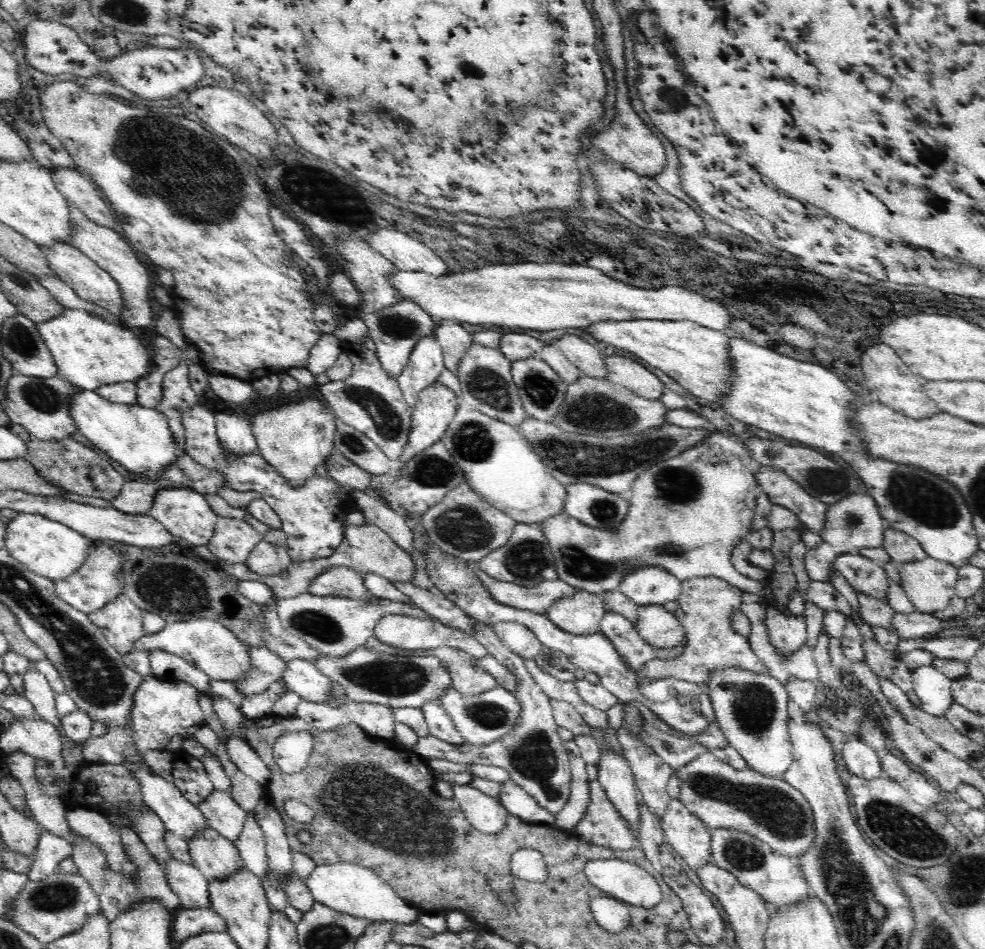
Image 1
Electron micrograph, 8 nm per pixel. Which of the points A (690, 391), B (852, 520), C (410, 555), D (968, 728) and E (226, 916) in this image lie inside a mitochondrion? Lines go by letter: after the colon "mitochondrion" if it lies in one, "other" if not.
A: other
B: mitochondrion
C: other
D: other
E: other

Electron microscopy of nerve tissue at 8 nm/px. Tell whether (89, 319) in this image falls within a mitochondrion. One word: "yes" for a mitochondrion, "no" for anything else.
no

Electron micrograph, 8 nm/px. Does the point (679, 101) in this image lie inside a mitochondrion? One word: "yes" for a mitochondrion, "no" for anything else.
no

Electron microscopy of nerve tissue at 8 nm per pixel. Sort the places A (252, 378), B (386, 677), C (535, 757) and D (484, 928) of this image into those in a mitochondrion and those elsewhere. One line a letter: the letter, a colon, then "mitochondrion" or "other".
A: other
B: mitochondrion
C: mitochondrion
D: other

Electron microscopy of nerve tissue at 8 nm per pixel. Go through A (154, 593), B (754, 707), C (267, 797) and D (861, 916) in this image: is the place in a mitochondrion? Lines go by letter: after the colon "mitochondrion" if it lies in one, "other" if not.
A: mitochondrion
B: mitochondrion
C: other
D: mitochondrion

